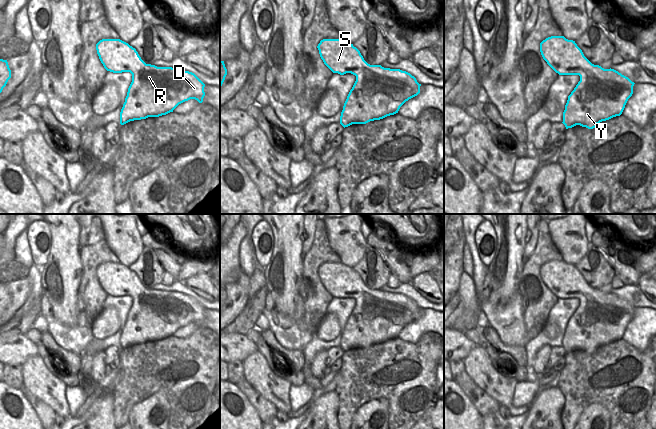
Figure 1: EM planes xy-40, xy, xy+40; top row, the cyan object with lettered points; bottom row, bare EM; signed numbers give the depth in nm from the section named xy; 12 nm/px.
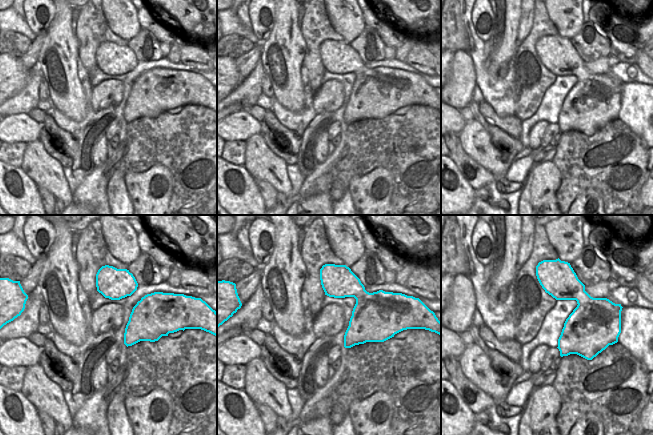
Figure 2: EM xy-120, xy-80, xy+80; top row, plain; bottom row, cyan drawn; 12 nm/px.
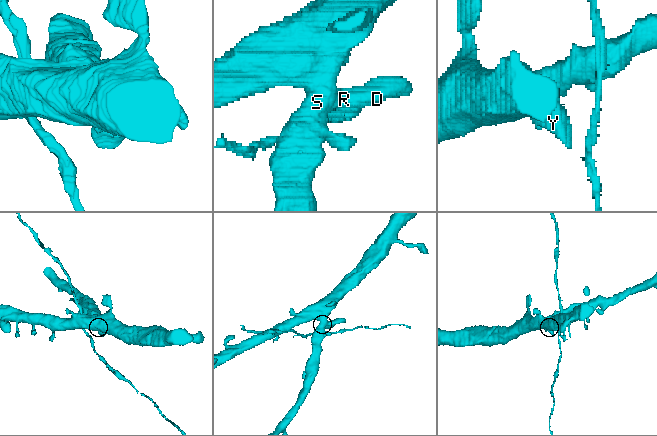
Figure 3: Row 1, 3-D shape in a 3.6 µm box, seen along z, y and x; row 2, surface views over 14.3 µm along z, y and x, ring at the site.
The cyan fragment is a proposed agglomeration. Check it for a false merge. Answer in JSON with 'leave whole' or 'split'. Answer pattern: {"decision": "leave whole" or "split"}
{"decision": "leave whole"}

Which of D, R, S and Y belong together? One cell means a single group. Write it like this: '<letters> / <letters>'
D R S Y

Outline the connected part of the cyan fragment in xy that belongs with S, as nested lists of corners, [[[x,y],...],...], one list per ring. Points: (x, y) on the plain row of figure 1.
[[[323,263],[317,272],[333,297],[356,300],[340,340],[344,352],[394,339],[406,325],[420,317],[421,308],[410,297],[368,288],[347,265]]]

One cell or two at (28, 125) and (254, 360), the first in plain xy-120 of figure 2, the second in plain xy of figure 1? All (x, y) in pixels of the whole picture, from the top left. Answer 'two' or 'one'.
two

